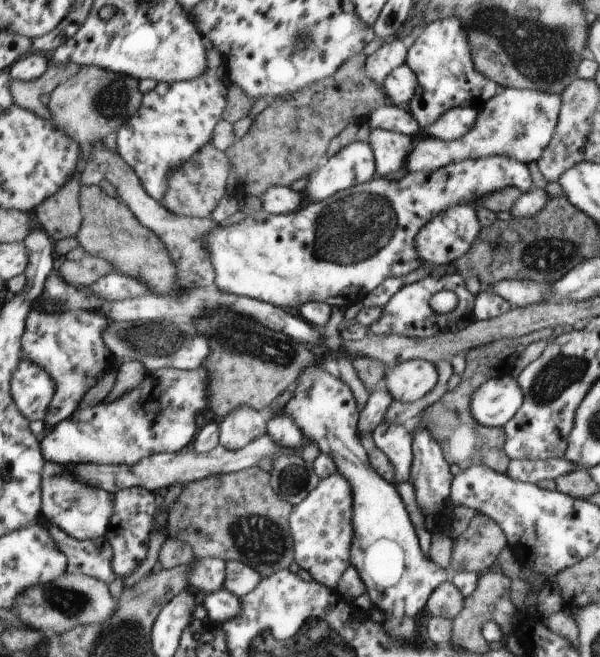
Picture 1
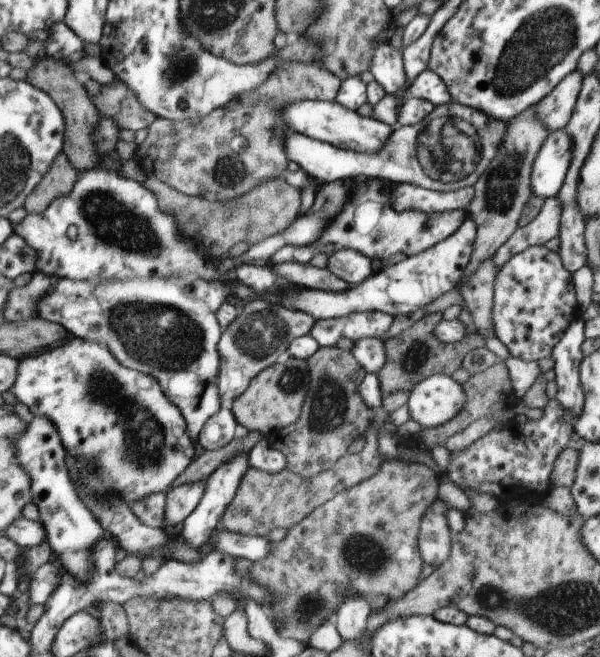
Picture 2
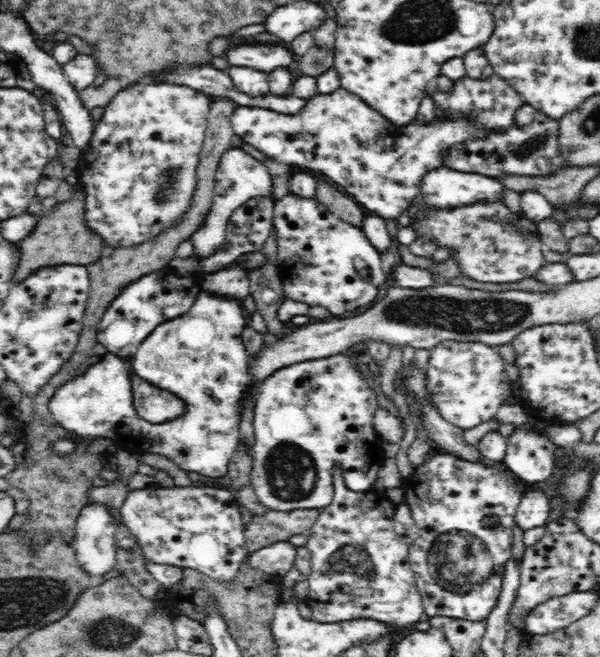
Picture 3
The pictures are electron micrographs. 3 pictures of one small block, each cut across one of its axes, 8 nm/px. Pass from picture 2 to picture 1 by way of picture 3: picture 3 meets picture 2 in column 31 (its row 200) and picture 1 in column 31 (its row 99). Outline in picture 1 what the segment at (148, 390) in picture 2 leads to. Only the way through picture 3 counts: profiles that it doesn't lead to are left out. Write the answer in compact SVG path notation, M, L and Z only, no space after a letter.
M52 268L41 297L50 304L62 304L62 308L50 314L50 310L33 306L26 318L21 347L26 360L44 368L54 382L54 397L44 418L44 426L54 428L72 417L86 392L115 369L114 359L106 357L108 348L102 340L104 328L114 324L114 320L108 320L100 312L102 300L96 298L89 287L78 288L68 284L58 269Z

